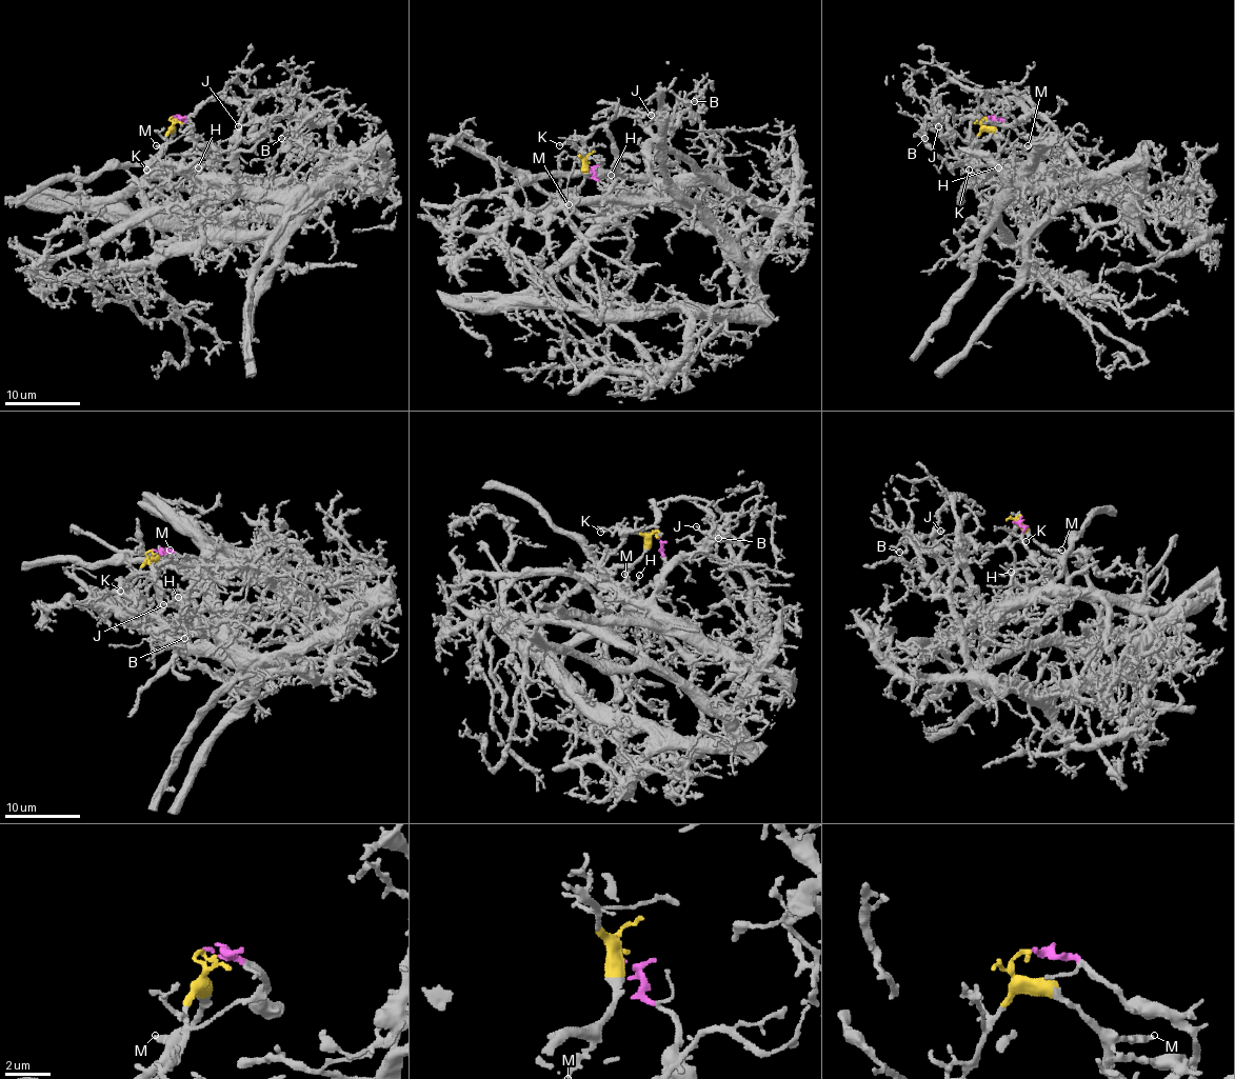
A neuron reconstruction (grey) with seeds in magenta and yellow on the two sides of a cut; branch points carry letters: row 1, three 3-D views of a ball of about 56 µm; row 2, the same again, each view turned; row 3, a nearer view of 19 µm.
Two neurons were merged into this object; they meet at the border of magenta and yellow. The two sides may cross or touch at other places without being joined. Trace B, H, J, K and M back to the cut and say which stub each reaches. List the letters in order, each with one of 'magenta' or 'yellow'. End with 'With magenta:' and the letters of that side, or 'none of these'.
B: magenta
H: magenta
J: magenta
K: yellow
M: yellow
With magenta: B, H, J

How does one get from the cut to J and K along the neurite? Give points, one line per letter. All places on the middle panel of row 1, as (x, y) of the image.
J: (584, 164), (605, 187), (608, 218), (598, 218), (630, 202), (646, 178), (649, 145), (668, 126), (651, 115)
K: (584, 162), (580, 151), (571, 141), (559, 145)

